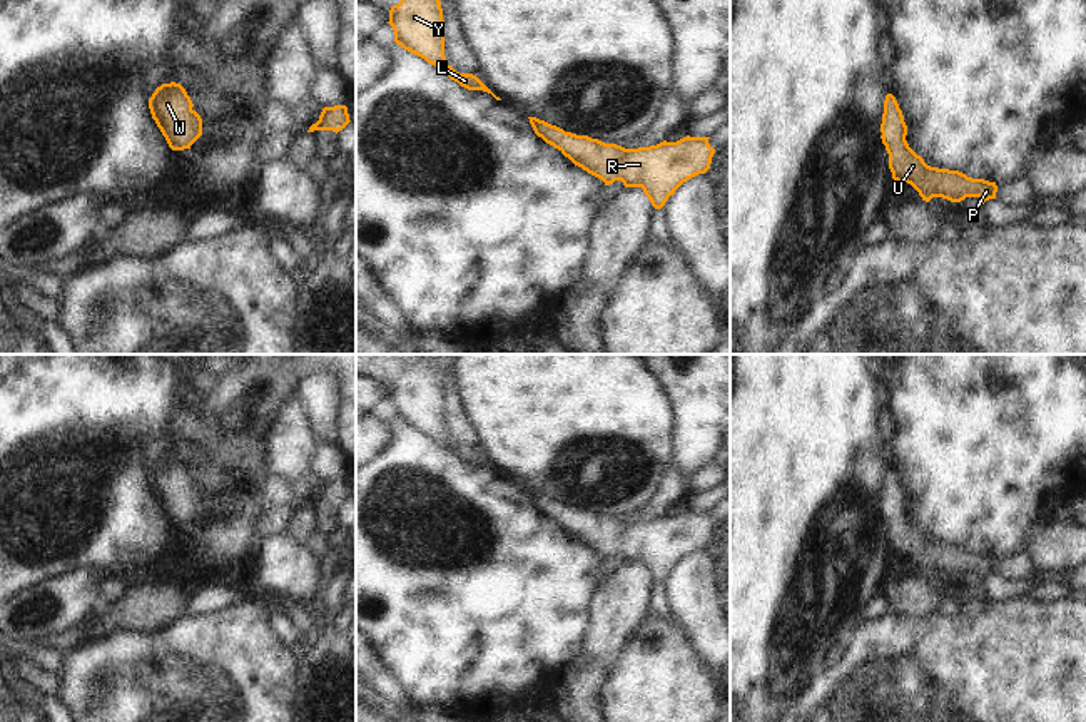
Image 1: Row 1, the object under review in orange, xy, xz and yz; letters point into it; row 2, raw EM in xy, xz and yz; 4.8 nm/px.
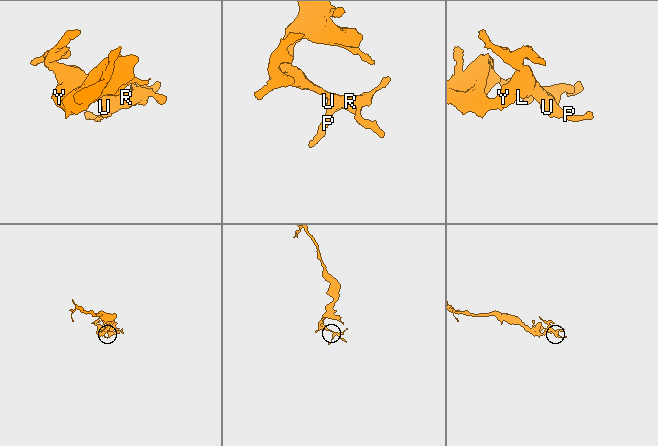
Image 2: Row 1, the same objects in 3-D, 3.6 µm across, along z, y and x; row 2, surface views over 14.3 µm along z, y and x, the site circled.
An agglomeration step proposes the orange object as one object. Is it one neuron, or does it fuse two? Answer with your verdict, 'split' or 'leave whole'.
leave whole

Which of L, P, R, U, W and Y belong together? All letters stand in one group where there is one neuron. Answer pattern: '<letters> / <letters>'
L P R U W Y

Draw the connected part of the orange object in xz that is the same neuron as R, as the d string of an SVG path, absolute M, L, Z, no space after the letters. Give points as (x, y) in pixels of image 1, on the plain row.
M528 491L538 511L558 523L575 540L601 553L605 560L622 555L642 562L655 583L688 553L710 543L715 523L710 511L683 511L650 521L625 523L588 510L576 510L536 491Z

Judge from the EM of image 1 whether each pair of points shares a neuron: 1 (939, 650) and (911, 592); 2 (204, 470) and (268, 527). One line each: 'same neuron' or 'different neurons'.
1: different neurons
2: different neurons

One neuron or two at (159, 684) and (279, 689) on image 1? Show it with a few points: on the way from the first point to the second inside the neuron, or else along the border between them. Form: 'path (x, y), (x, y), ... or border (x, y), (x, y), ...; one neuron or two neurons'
path (189, 689), (249, 689); one neuron

